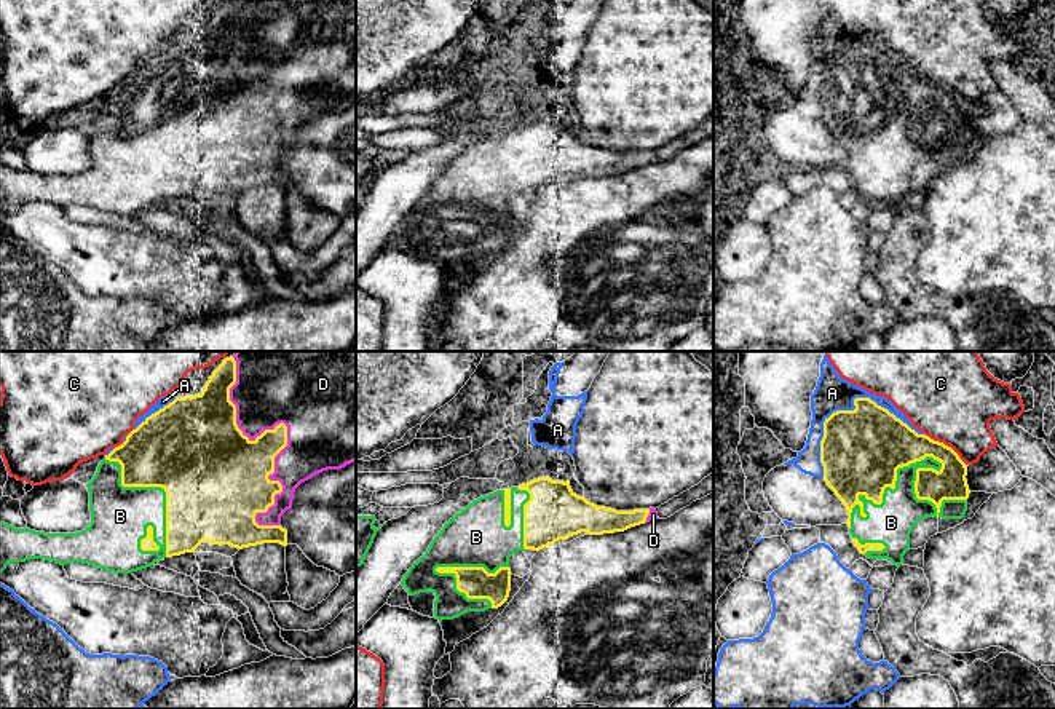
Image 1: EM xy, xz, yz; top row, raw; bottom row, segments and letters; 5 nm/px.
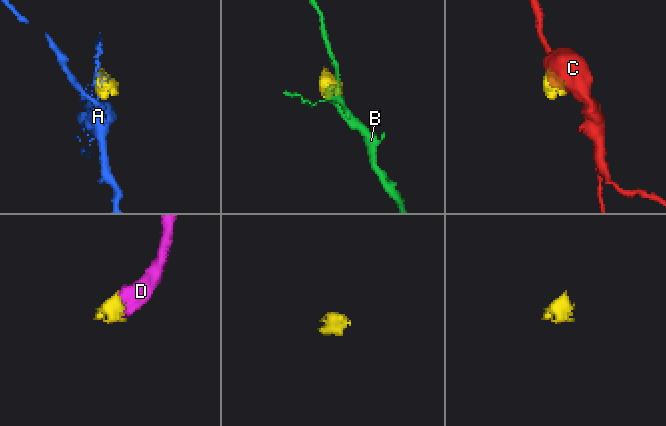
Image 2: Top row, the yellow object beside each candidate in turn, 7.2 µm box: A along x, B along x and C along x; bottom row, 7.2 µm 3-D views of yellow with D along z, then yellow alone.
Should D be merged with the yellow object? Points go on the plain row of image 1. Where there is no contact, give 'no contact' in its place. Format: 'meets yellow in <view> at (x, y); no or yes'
meets yellow in xy at (286, 75); yes

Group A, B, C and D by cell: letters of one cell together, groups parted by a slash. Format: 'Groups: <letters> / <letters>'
Groups: A / B D / C

